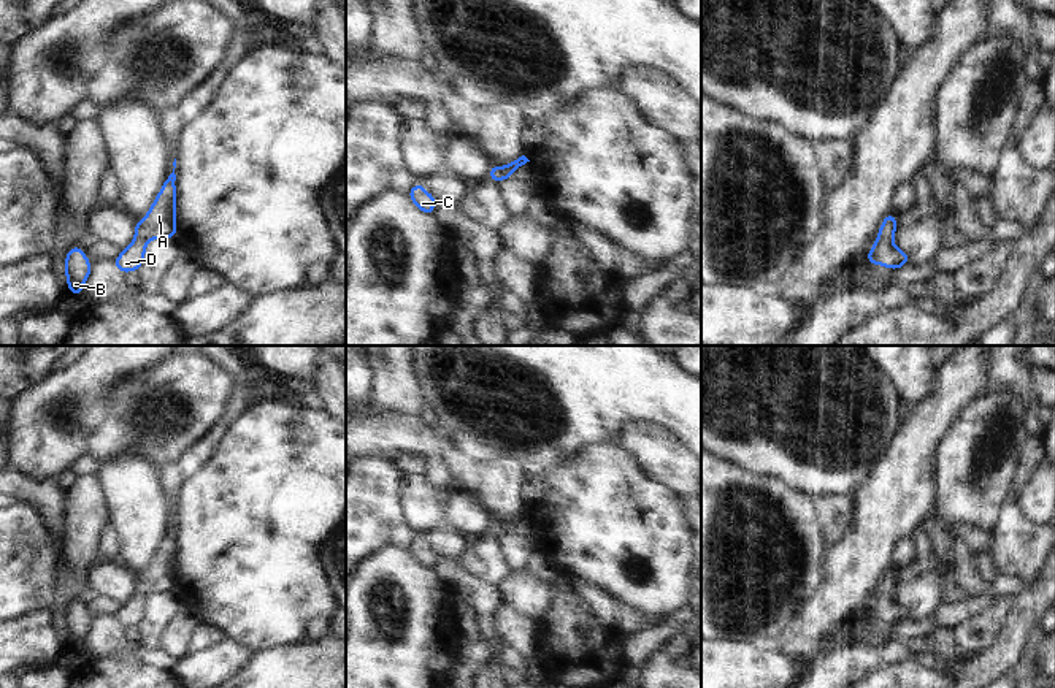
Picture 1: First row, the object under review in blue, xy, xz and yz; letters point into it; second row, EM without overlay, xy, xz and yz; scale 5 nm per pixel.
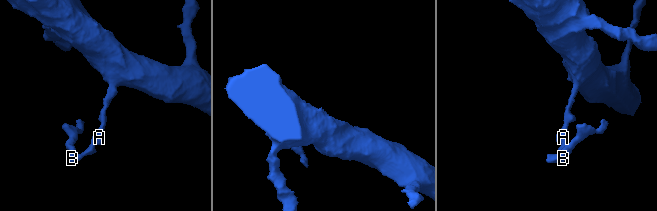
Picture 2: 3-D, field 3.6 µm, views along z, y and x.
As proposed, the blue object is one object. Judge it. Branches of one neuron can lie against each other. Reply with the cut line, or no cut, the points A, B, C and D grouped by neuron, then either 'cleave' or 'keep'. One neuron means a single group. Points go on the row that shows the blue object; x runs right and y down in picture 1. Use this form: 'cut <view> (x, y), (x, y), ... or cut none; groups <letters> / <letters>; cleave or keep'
cut none; groups A B C D; keep

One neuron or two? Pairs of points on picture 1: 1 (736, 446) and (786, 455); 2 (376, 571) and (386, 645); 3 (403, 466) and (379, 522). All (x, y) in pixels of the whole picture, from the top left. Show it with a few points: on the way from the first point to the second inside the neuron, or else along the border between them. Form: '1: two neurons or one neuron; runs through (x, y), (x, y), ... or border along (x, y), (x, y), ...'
1: one neuron; runs through (749, 446), (773, 446)
2: one neuron; runs through (384, 590), (386, 626)
3: two neurons; border along (392, 462), (403, 474)

